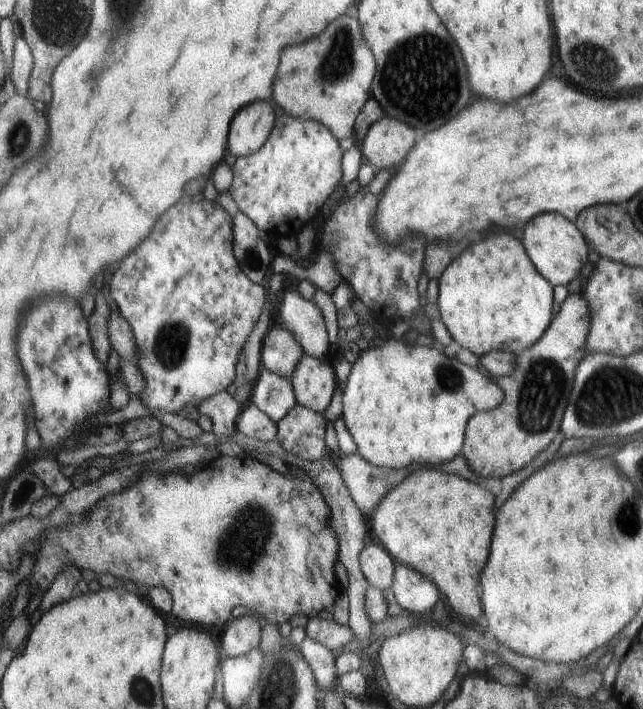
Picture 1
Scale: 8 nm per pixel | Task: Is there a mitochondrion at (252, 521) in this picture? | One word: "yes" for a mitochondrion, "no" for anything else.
yes

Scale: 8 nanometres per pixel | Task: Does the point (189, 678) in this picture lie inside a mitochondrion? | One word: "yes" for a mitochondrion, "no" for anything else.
no

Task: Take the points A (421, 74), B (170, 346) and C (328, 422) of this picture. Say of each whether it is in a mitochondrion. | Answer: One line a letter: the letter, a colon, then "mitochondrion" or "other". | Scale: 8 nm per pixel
A: mitochondrion
B: mitochondrion
C: other

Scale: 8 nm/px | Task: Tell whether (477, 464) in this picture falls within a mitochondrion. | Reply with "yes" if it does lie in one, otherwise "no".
no

